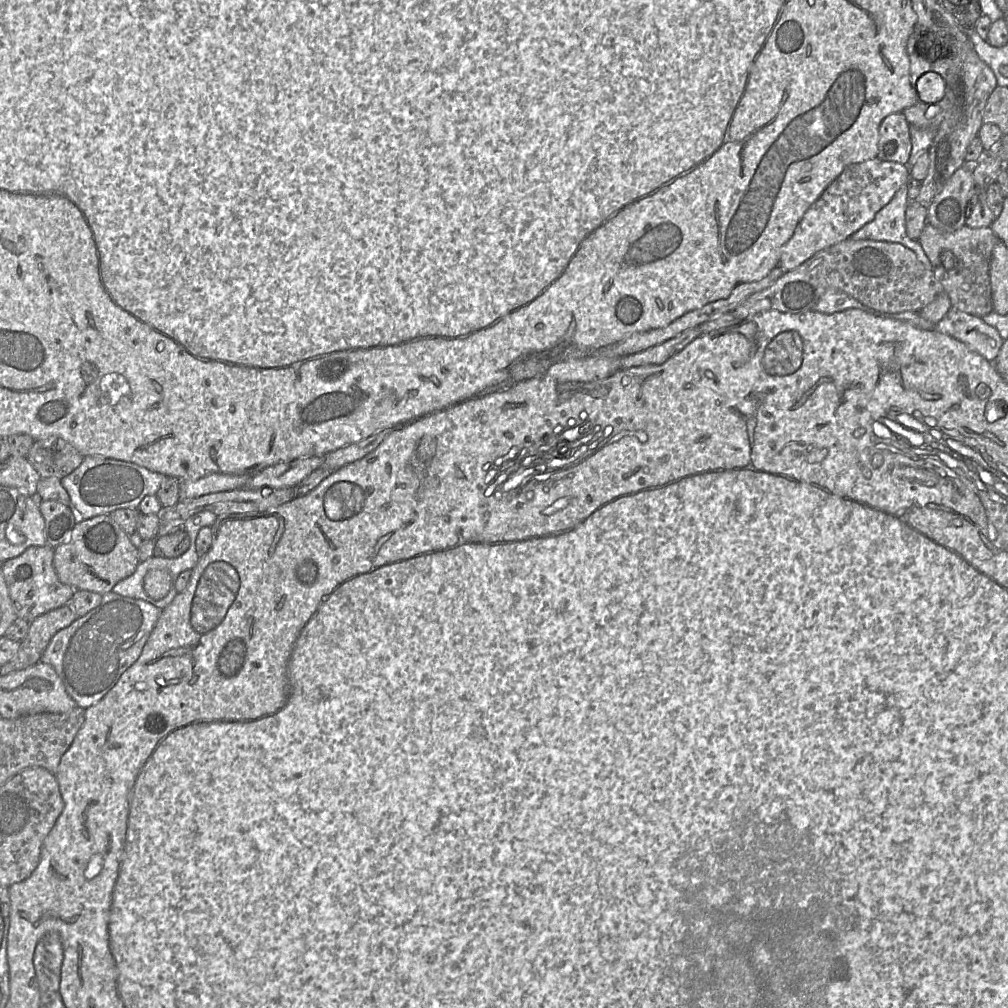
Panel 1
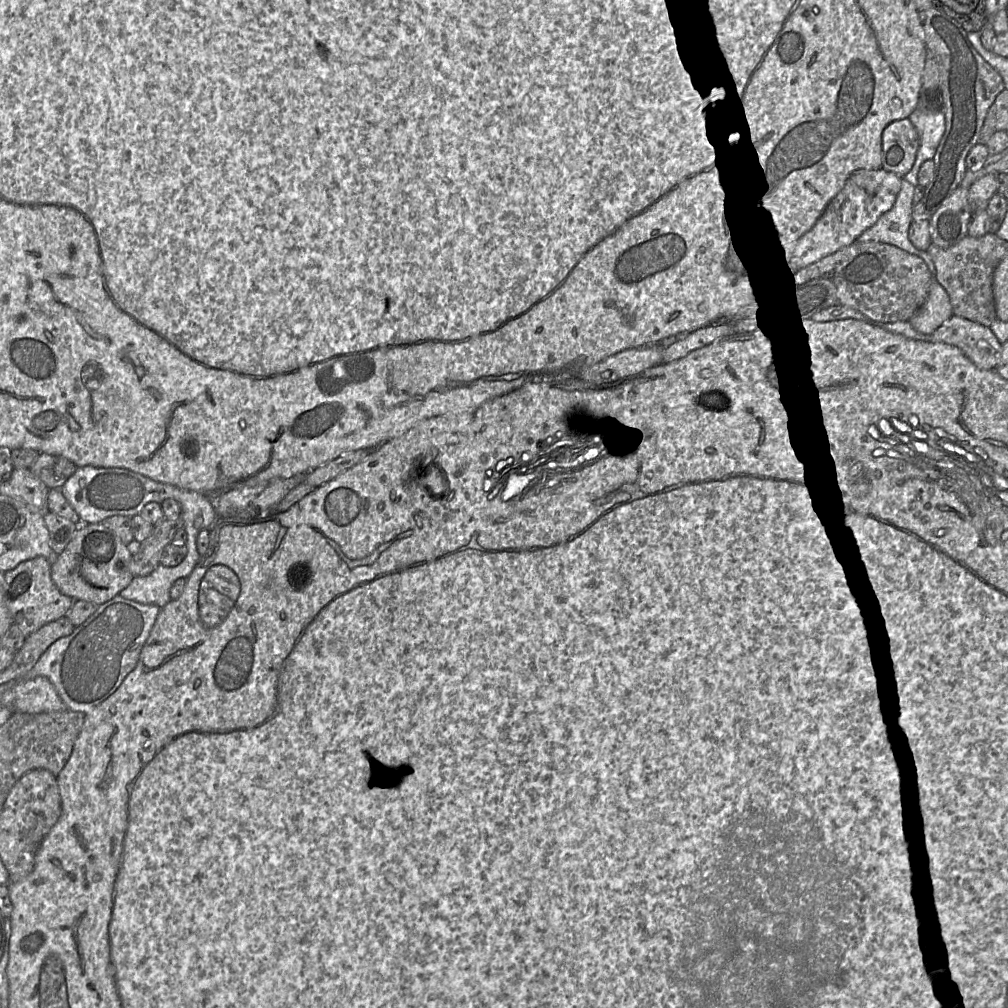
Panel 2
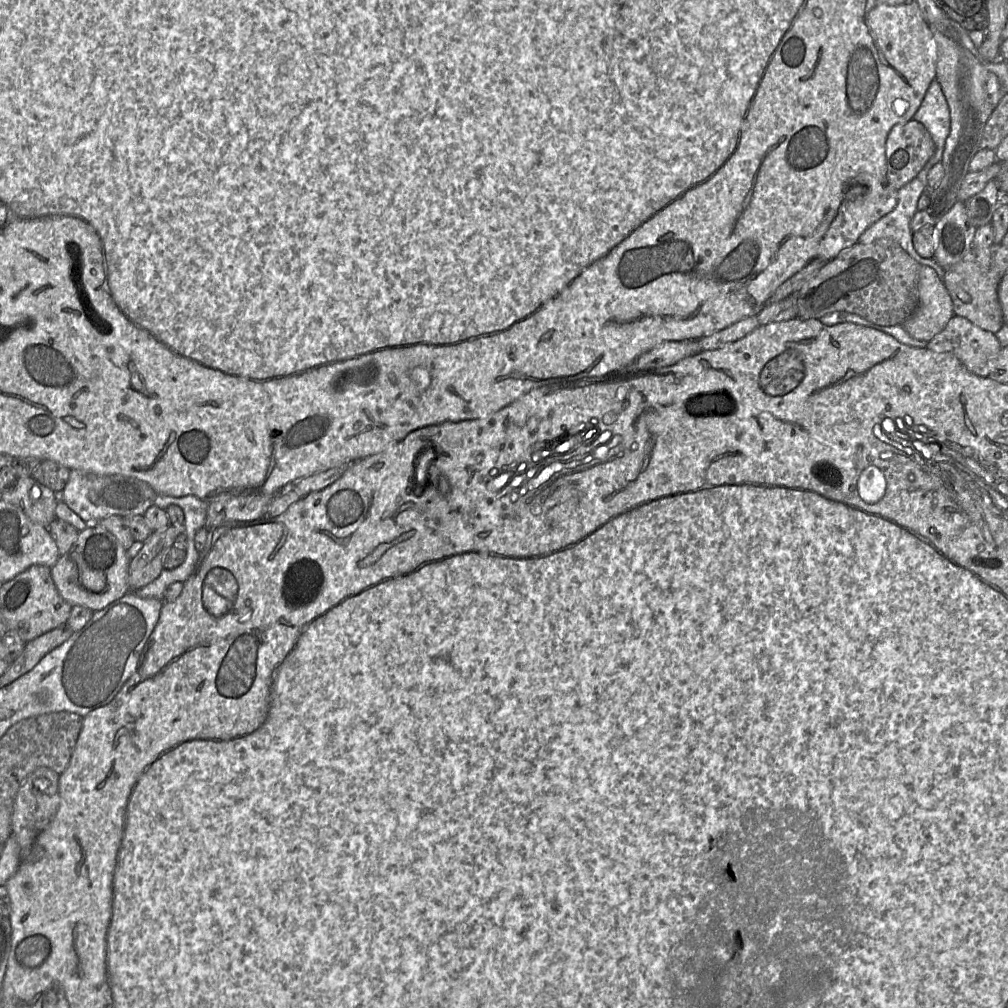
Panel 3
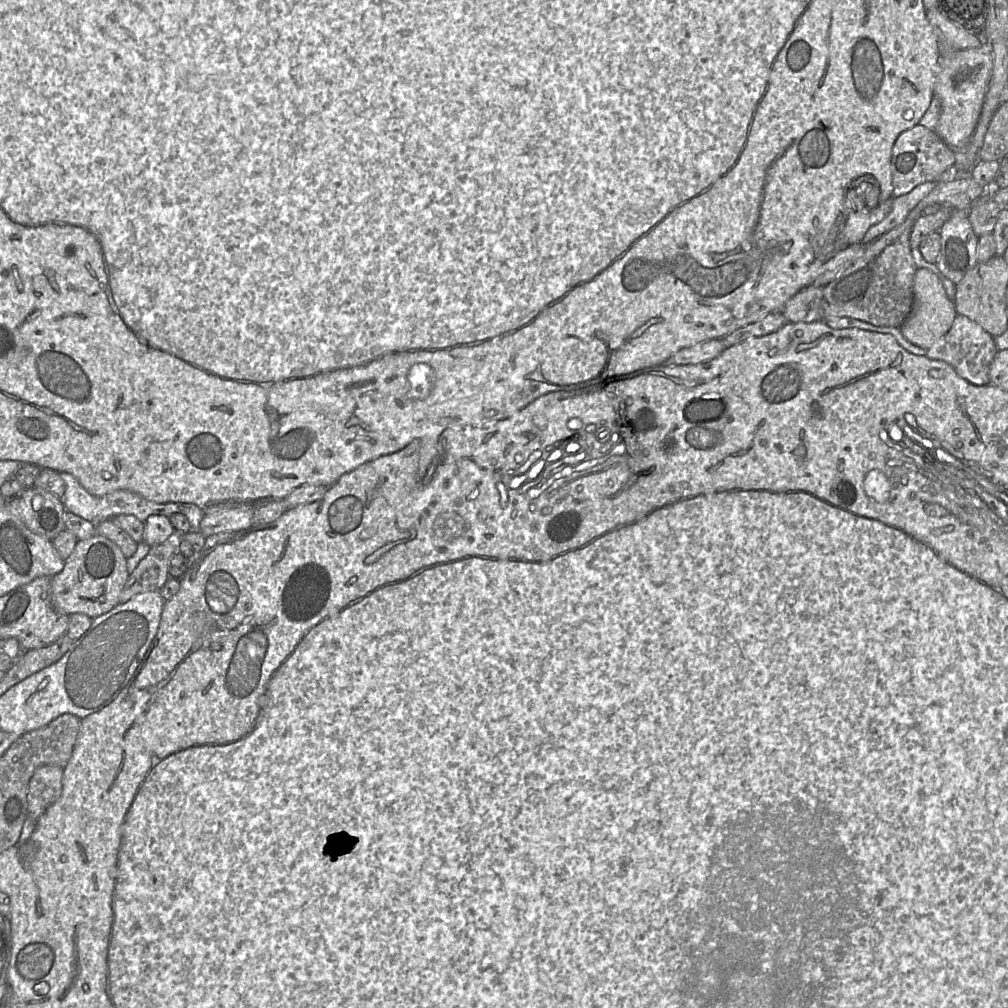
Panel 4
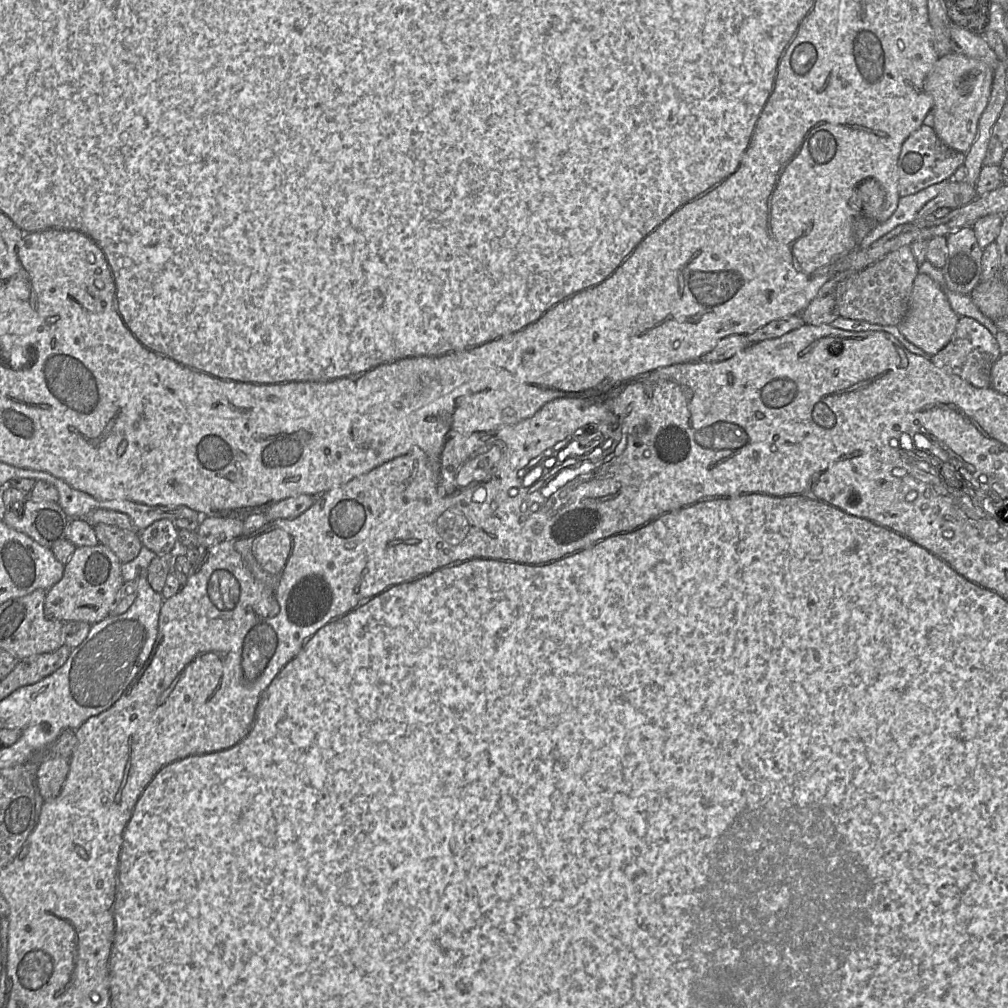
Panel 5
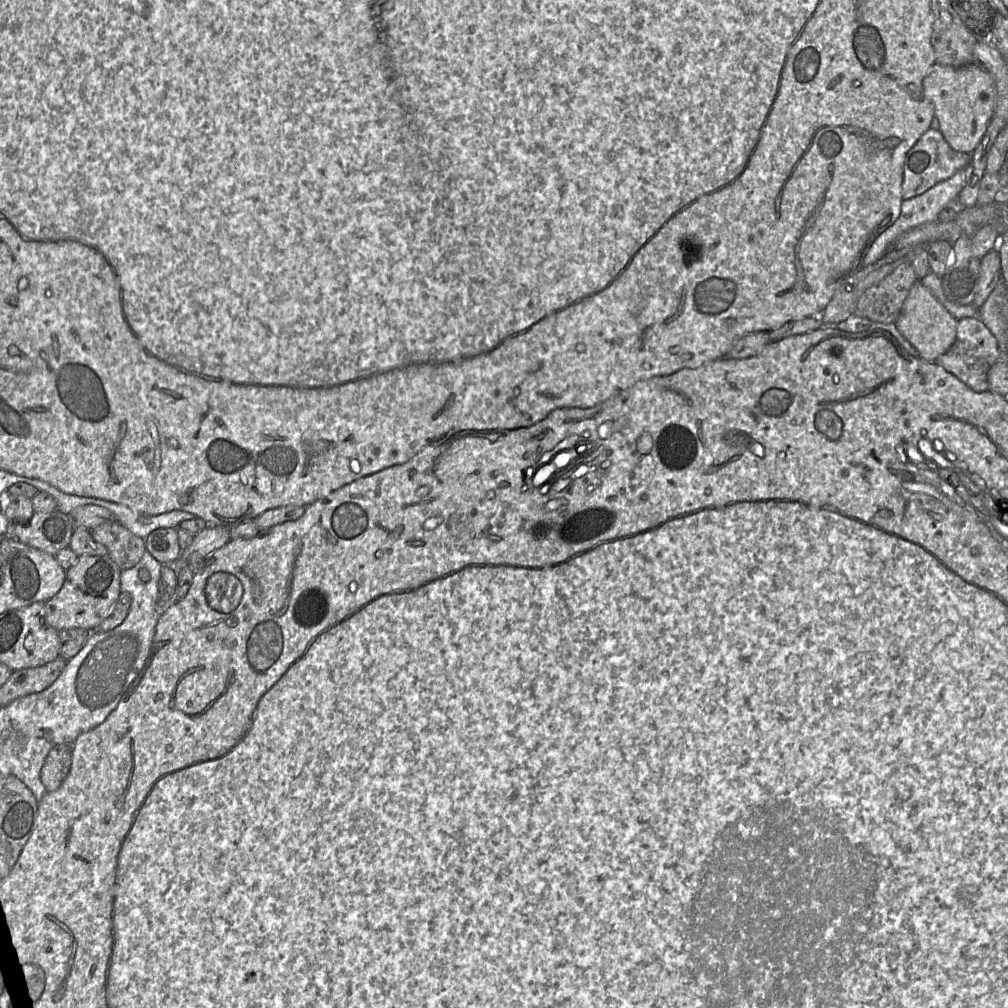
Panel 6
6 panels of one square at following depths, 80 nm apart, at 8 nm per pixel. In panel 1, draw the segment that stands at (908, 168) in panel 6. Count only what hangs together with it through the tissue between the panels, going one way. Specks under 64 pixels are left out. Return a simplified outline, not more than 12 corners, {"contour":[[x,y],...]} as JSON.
{"contour":[[902,113],[879,127],[878,158],[907,165],[911,127]]}

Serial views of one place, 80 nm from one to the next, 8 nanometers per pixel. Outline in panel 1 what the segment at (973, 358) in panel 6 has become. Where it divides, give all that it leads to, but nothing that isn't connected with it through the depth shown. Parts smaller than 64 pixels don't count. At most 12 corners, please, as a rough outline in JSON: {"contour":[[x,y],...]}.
{"contour":[[950,309],[934,330],[990,362],[1004,341],[982,318]]}

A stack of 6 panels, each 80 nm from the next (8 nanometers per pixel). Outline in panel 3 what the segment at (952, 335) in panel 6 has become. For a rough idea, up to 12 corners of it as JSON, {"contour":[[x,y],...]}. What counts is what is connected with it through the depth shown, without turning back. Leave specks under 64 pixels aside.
{"contour":[[919,271],[918,306],[902,326],[929,342],[954,316],[942,279]]}

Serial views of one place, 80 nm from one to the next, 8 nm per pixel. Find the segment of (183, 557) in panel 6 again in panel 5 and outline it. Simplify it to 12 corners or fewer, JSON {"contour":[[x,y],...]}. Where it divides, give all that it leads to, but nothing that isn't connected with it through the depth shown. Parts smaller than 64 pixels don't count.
{"contour":[[202,516],[199,547],[241,536],[242,519]]}

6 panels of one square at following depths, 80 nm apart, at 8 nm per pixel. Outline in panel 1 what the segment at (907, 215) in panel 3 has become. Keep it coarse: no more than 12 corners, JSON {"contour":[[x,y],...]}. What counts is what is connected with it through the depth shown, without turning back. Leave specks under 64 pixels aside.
{"contour":[[907,185],[850,238],[902,244],[933,265],[907,235]]}

